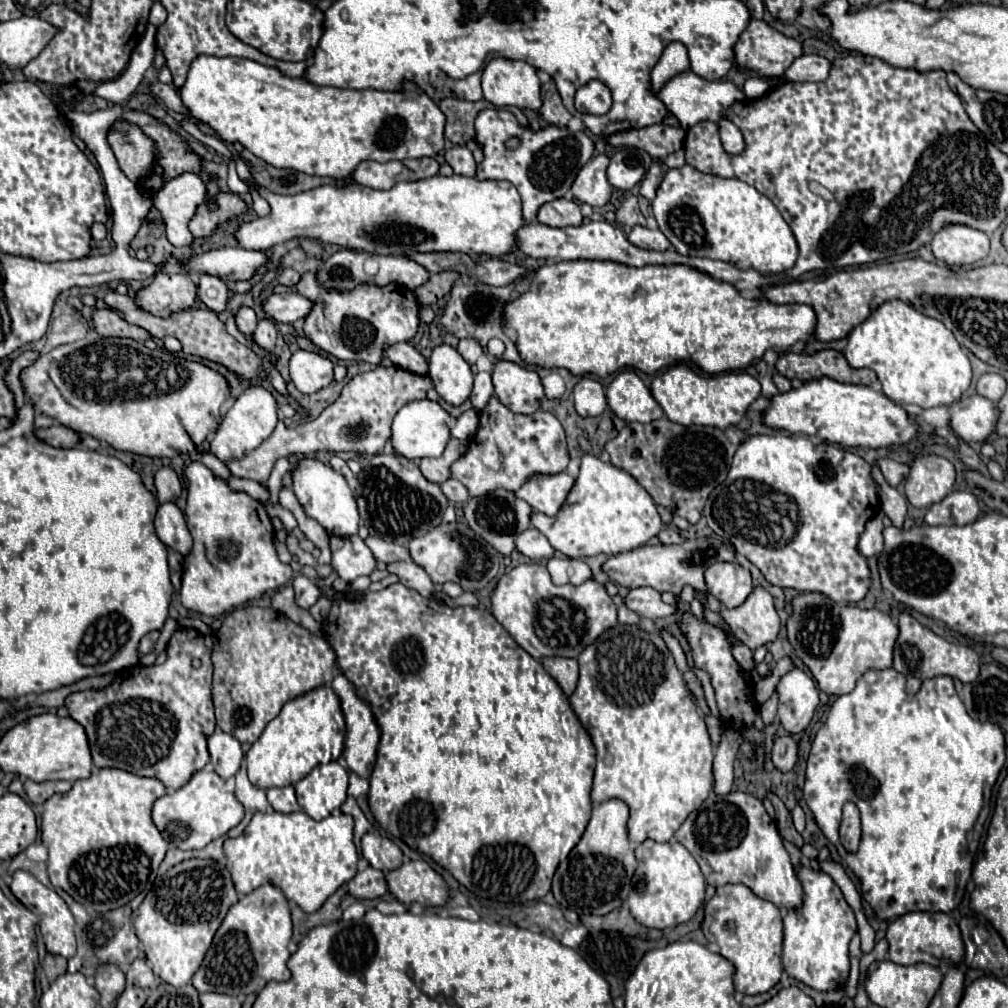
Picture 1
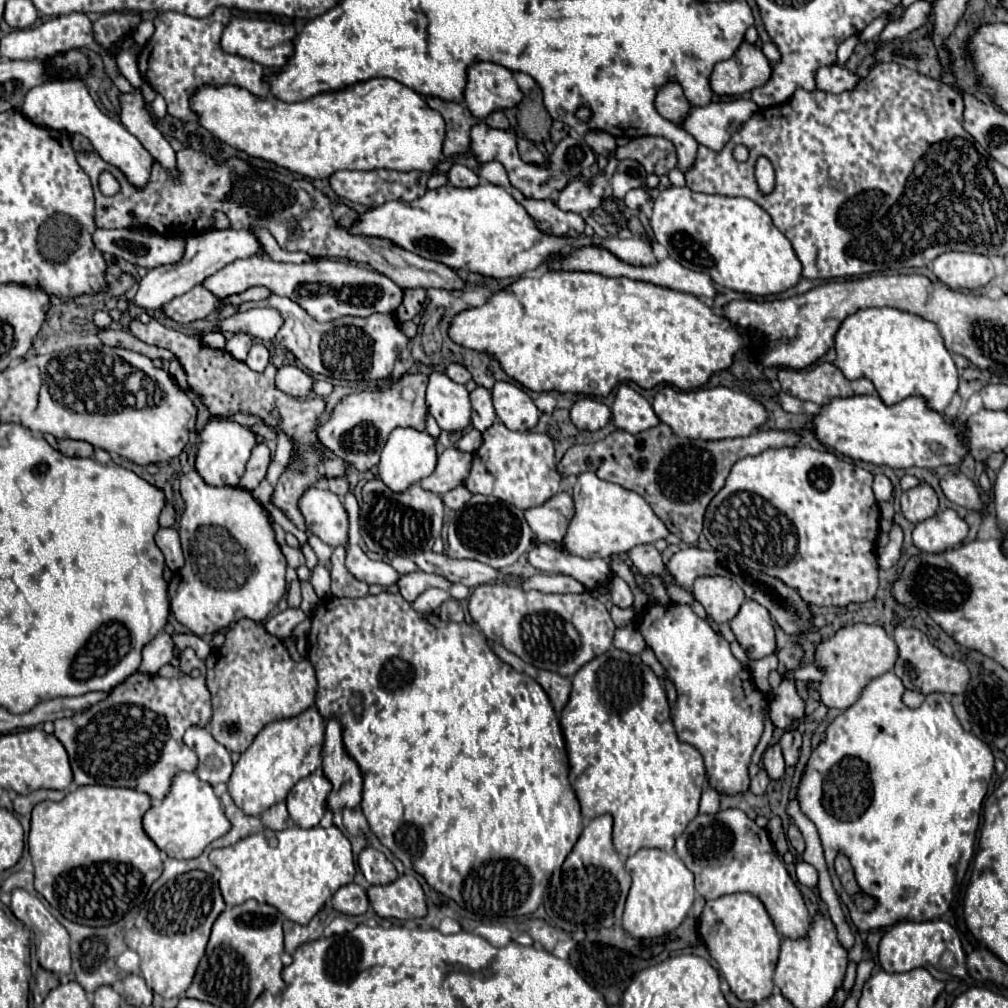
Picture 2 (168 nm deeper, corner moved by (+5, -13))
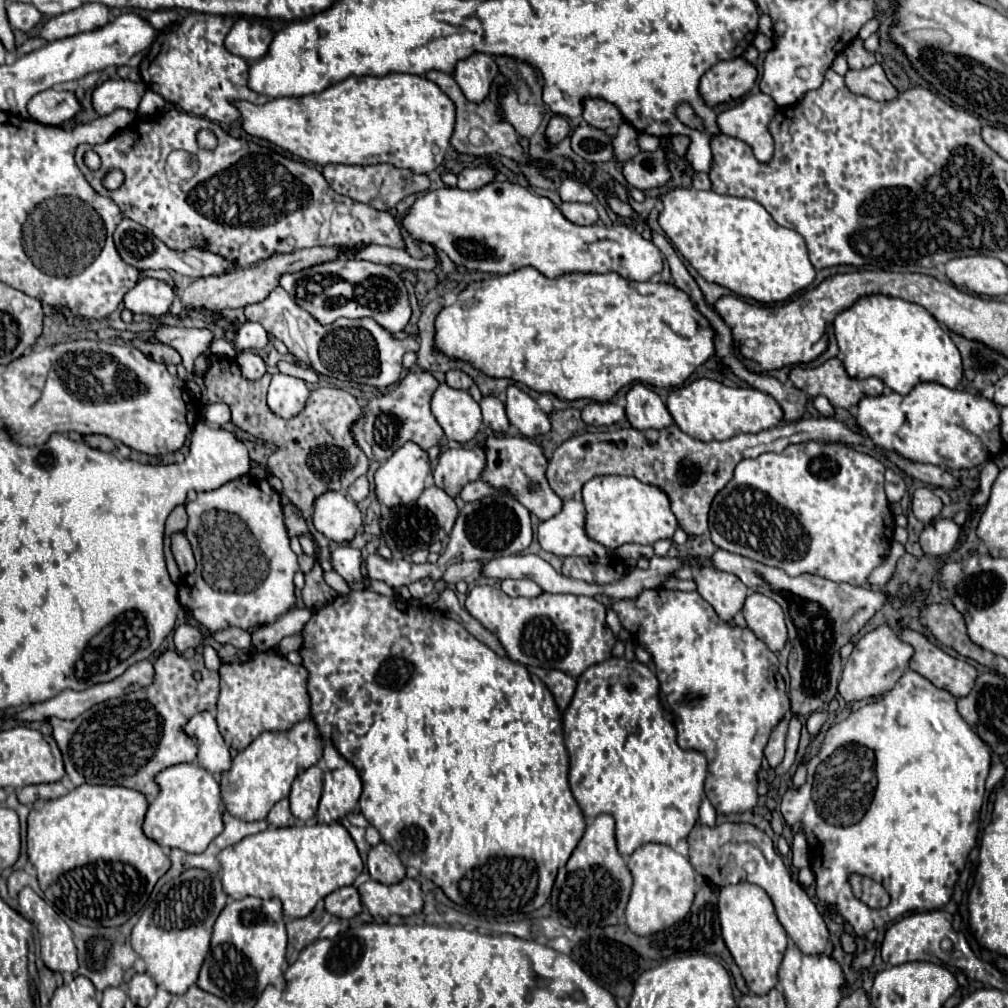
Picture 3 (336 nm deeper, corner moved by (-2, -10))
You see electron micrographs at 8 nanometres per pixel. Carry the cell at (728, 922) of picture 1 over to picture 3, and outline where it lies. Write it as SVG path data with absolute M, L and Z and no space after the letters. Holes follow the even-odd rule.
M747 882L725 886L719 890L719 922L721 936L749 990L757 996L765 996L777 984L777 972L787 948L787 932L777 920L771 898L763 888Z

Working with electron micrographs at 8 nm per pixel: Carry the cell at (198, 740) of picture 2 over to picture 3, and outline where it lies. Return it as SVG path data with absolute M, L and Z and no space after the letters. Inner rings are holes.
M209 712L195 714L183 726L183 732L197 742L197 746L199 746L197 760L205 770L215 772L215 774L223 774L227 770L231 770L229 746L225 744L221 732L217 730L215 718Z

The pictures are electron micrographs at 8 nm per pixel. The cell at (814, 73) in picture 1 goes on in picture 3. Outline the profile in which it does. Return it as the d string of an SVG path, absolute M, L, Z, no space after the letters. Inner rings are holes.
M879 64L863 70L847 70L845 84L853 94L869 96L873 100L893 100L893 96L897 96L895 86L887 80Z

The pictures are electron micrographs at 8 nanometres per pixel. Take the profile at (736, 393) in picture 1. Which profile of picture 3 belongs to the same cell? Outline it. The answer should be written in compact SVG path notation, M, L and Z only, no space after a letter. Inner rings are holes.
M695 380L687 386L673 388L667 396L667 408L675 424L697 440L727 440L741 432L757 434L781 422L781 406L765 392L755 388L729 388L717 380Z

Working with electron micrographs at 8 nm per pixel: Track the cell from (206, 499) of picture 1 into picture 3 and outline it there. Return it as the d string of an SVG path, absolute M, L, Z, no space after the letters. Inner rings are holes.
M241 476L217 490L199 492L185 508L189 514L187 528L193 532L185 535L197 565L185 584L177 584L179 602L203 628L211 634L231 626L251 630L271 624L293 608L297 556L289 548L279 494L265 478Z

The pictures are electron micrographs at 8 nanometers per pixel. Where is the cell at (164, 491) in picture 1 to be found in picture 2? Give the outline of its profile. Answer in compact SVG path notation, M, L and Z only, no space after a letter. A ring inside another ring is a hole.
M166 503L166 507L160 513L160 527L172 527L176 523L176 513L174 507L170 503Z

